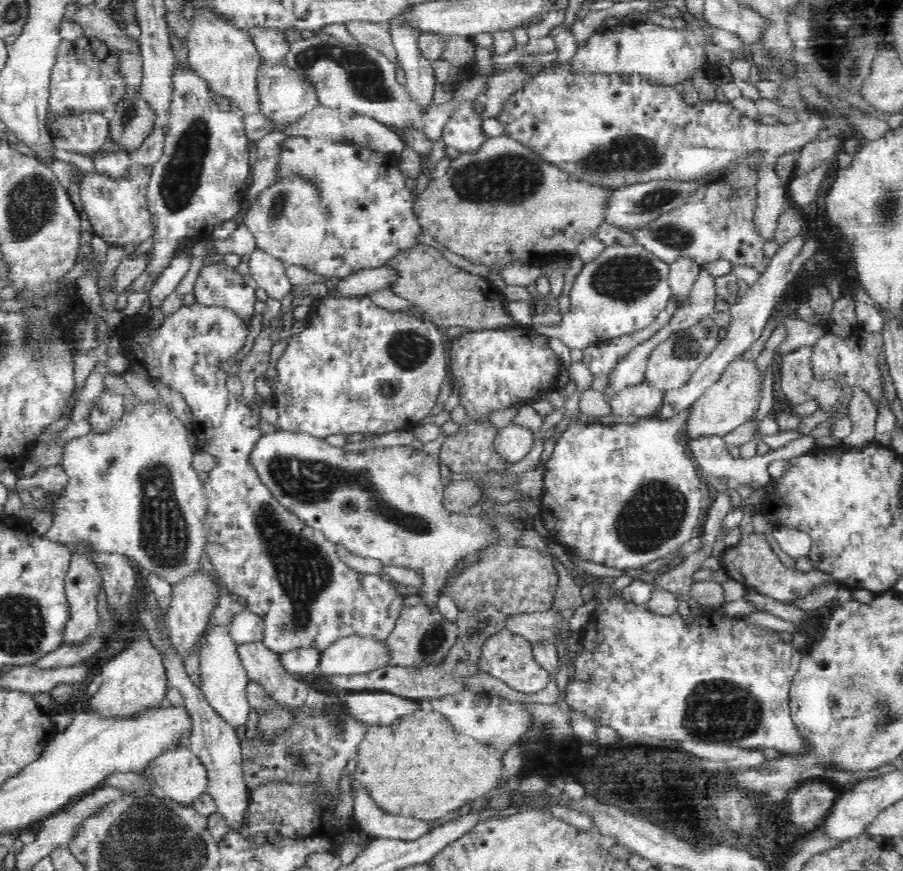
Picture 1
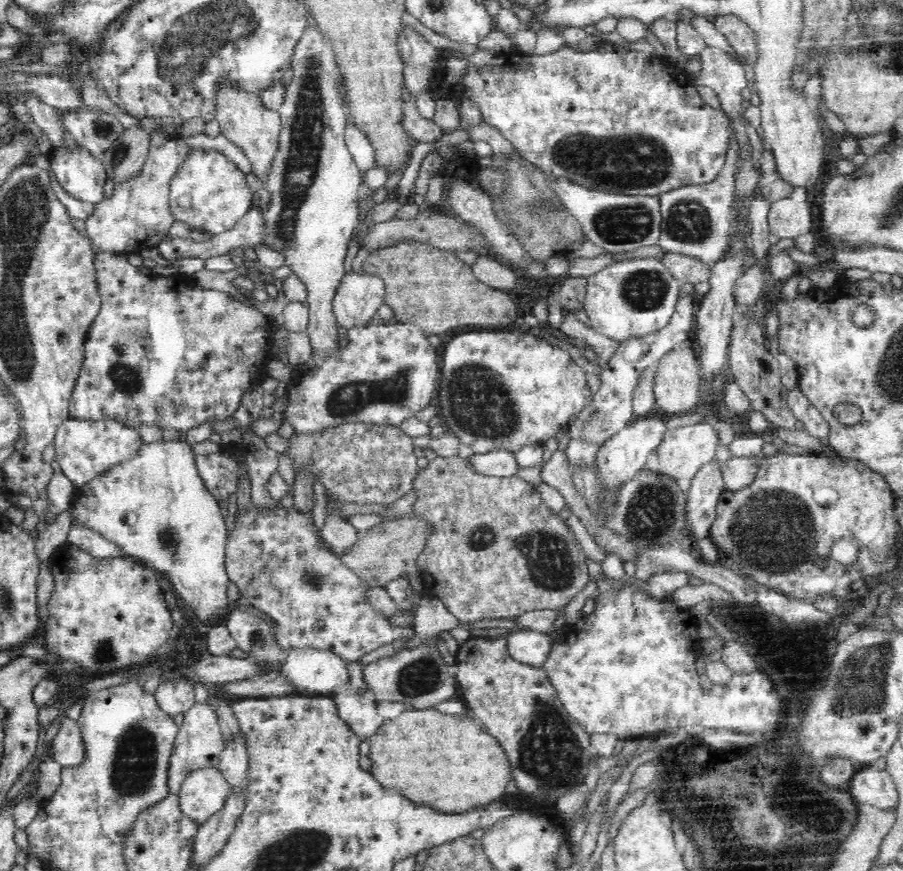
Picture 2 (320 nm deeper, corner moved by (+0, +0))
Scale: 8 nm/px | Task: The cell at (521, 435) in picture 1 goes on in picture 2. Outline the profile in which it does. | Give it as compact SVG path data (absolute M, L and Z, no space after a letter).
M491 450L486 454L474 454L469 459L481 474L508 477L516 475L519 470L516 453L512 450Z

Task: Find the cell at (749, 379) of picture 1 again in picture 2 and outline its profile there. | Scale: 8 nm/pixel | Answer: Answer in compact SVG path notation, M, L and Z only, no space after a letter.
M702 421L700 424L690 424L689 426L667 430L662 444L656 448L659 463L657 467L652 467L651 470L671 476L680 484L680 488L684 492L689 493L692 477L696 476L700 466L704 466L706 462L715 459L719 449L721 446L718 443L718 430L708 422Z

